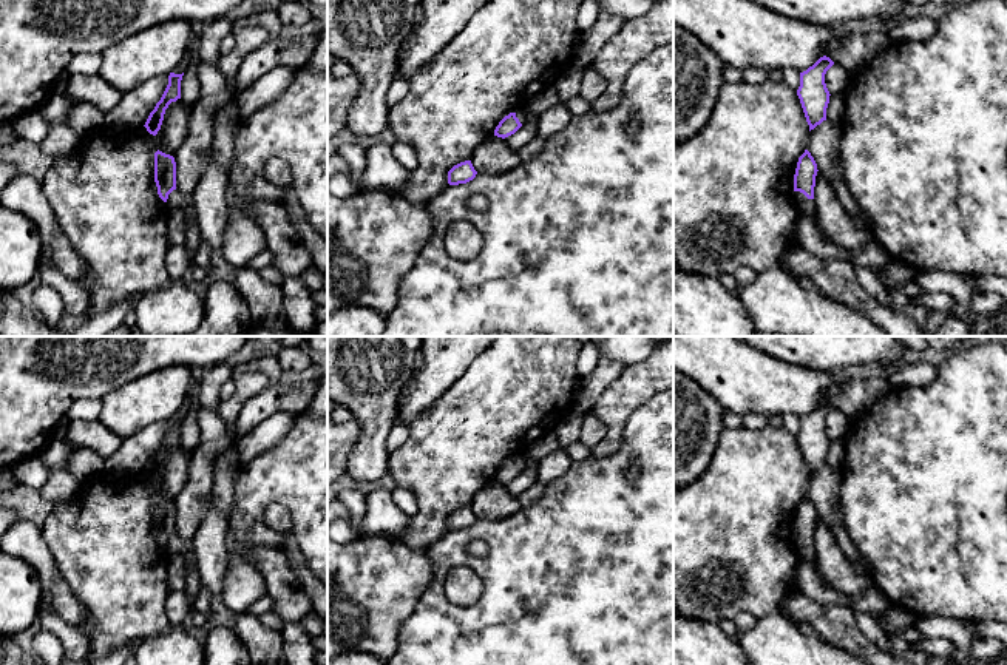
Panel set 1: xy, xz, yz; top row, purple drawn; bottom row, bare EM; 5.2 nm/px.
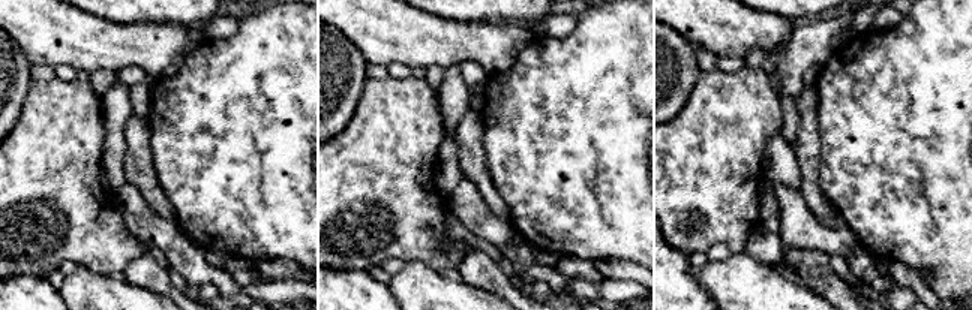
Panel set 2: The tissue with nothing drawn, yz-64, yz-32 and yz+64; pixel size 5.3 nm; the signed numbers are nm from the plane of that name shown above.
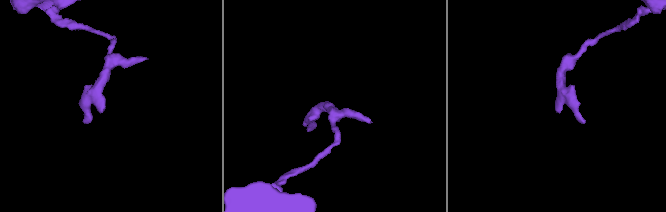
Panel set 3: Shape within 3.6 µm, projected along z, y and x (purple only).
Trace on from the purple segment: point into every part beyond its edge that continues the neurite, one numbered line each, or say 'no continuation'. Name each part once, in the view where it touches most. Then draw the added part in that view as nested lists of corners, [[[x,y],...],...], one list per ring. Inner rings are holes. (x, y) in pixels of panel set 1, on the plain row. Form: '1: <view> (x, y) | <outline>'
1: yz (806, 551) | [[[794,537],[795,548],[800,555],[815,565],[815,551],[812,545],[808,545],[803,538]]]

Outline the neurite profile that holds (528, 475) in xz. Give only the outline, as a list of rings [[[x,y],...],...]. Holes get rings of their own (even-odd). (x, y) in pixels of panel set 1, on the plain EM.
[[[527,458],[525,469],[511,481],[505,483],[505,489],[510,495],[519,497],[525,489],[537,481],[537,466],[539,461],[534,458]]]

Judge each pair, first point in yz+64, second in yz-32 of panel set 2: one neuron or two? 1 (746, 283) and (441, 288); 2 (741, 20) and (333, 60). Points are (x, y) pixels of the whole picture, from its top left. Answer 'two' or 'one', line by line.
1: one
2: two

